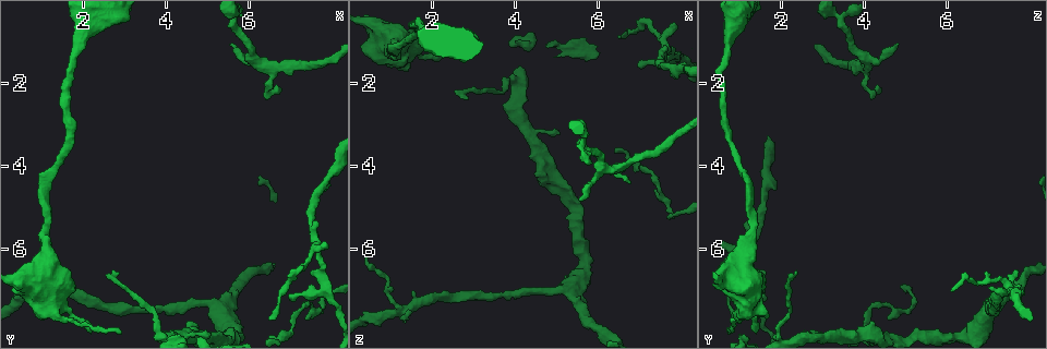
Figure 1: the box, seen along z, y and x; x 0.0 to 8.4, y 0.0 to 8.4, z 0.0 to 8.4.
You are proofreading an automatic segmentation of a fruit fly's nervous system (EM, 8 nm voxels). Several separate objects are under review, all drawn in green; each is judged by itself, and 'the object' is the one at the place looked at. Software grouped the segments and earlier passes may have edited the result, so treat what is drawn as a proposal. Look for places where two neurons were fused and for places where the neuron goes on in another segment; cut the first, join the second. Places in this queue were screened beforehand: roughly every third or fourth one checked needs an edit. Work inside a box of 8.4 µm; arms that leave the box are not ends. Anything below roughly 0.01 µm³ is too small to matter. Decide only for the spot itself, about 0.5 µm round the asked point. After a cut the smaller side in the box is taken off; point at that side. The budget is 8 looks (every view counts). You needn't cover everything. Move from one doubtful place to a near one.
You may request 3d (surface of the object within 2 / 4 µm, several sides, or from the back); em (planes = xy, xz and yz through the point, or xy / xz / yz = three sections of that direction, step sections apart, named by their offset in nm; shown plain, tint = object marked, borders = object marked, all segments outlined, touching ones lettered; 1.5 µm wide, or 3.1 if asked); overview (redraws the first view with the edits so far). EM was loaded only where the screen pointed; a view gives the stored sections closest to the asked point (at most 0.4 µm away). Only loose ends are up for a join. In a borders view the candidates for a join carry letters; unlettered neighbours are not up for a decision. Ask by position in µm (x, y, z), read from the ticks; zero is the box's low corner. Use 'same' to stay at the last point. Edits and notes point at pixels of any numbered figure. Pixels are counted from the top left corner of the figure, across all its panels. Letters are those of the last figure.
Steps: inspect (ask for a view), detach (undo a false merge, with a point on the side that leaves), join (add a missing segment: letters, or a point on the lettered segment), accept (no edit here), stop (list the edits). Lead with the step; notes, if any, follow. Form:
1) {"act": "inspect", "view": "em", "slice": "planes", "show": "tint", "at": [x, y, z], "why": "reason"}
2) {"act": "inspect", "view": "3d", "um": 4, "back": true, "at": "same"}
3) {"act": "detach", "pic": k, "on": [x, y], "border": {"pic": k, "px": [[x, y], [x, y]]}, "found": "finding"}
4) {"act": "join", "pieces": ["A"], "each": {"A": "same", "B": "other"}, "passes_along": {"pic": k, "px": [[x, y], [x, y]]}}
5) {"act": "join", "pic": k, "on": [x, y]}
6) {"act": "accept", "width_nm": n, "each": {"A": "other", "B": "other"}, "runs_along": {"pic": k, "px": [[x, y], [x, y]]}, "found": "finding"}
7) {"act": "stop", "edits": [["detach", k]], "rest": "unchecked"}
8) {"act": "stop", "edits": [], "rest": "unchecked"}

{"act": "inspect", "view": "em", "slice": "planes", "show": "borders", "at": [7.75, 7.45, 5.10], "why": "abrupt turn"}

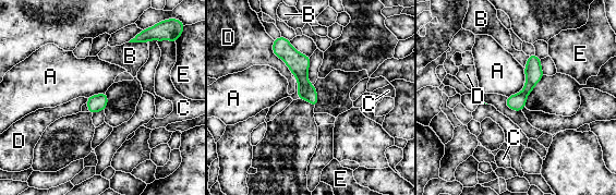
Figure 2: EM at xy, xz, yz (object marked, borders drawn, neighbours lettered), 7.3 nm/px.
{"act": "accept", "each": {"A": "other", "B": "other", "C": "other", "D": "other", "E": "other"}, "border": {"pic": 2, "px": [[524, 68], [523, 88], [507, 97]]}, "found": "all the same neuron"}

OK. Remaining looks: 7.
{"act": "inspect", "view": "3d", "um": 4, "back": true, "at": [5.60, 1.10, 4.85], "why": "an open end"}

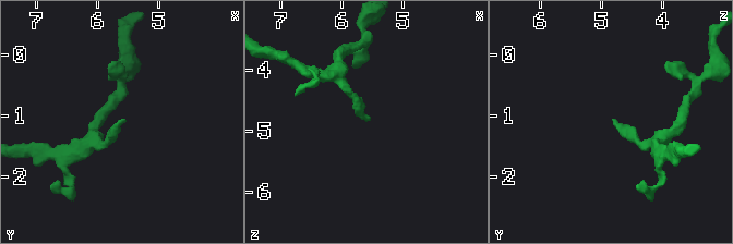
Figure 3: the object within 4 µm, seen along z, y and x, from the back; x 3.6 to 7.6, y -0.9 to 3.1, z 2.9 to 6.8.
{"act": "inspect", "view": "em", "slice": "yz", "step": 8, "show": "borders", "at": [5.55, 1.05, 4.85]}

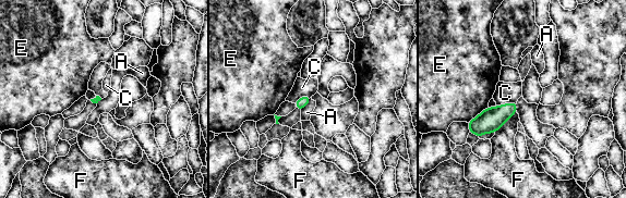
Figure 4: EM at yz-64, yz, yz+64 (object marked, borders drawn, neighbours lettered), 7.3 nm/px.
{"act": "accept", "each": {"A": "other", "C": "other", "E": "other", "F": "other"}, "border": {"pic": 4, "px": [[311, 98], [301, 110]]}, "found": "none of them fits"}

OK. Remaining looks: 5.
{"act": "inspect", "view": "em", "slice": "planes", "show": "borders", "at": [7.65, 5.90, 1.20]}

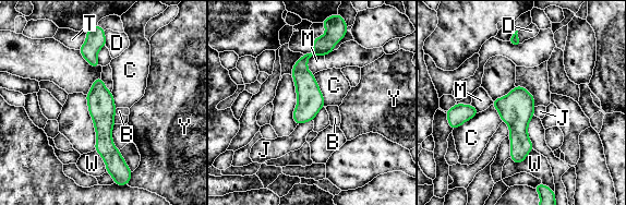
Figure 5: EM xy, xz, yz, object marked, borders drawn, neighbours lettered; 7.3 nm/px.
{"act": "accept", "each": {"B": "other", "C": "other", "D": "other", "J": "other", "M": "other", "T": "other", "W": "other", "Y": "other"}, "border": {"pic": 5, "px": [[313, 74], [323, 96], [324, 106]]}, "found": "one neuron here"}

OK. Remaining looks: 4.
{"act": "stop", "edits": [], "rest": "unchecked"}

